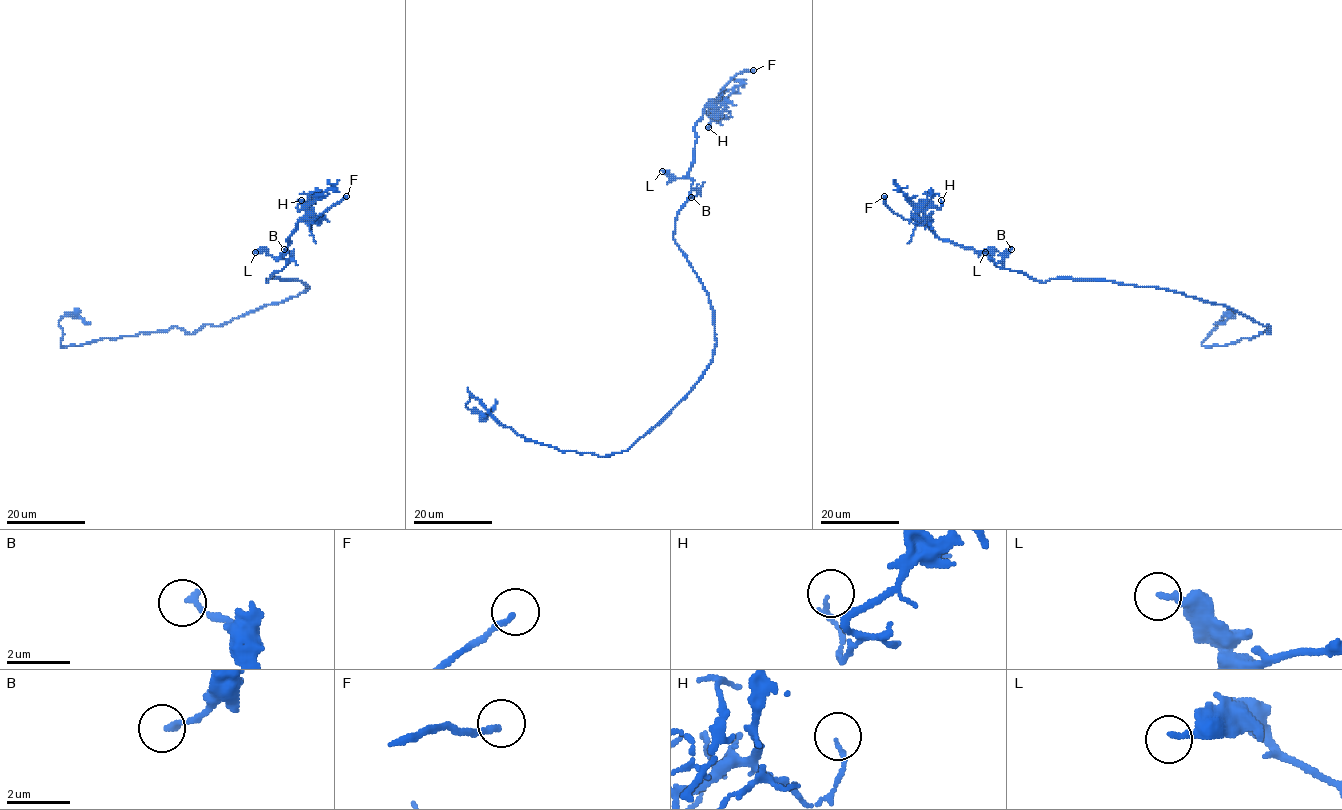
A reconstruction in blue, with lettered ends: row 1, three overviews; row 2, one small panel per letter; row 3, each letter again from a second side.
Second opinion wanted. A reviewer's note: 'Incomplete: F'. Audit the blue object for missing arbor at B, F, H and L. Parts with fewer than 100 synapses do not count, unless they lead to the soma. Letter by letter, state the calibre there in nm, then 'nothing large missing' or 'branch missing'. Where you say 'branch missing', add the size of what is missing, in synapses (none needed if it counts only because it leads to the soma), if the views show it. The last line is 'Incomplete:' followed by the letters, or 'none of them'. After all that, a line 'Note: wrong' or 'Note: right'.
B: 180 nm | nothing large missing
F: 170 nm | branch missing
H: 140 nm | nothing large missing
L: 200 nm | nothing large missing
Incomplete: F
Note: right

